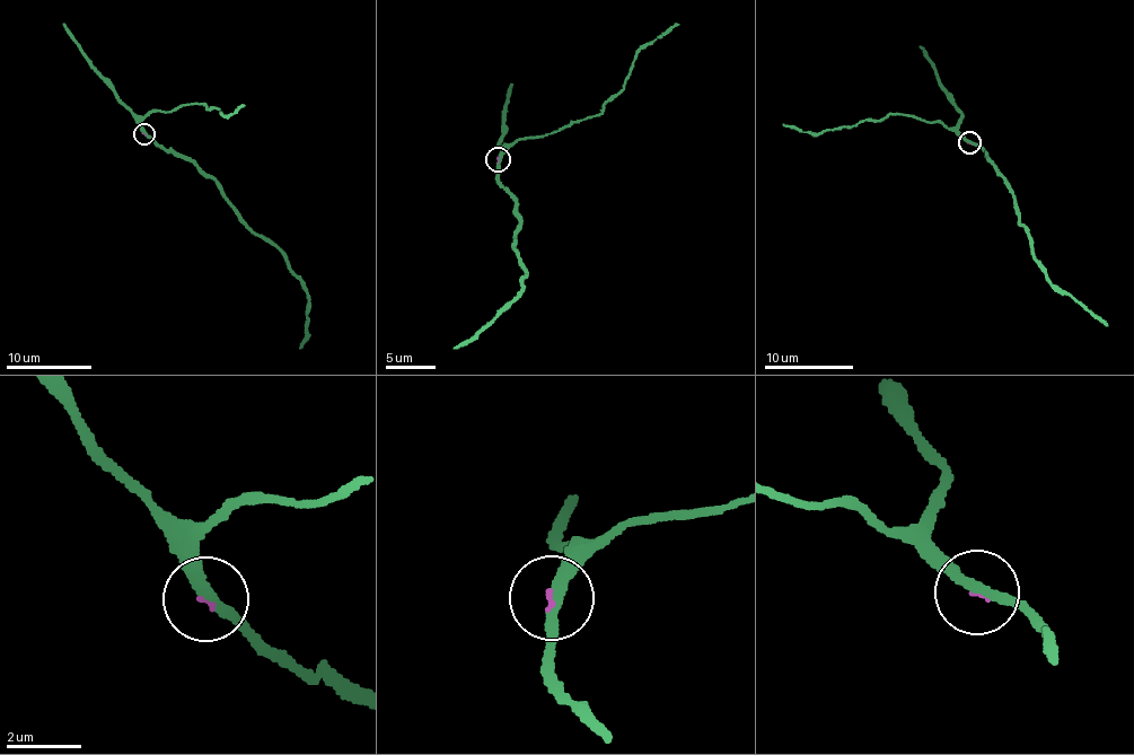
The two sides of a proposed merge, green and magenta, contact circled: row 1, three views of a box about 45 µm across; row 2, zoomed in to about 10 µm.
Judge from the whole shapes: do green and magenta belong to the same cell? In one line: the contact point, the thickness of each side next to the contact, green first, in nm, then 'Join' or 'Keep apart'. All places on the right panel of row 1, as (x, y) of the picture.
Place: (969, 142). Thickness 280 nm (green) against 80 nm. Join

